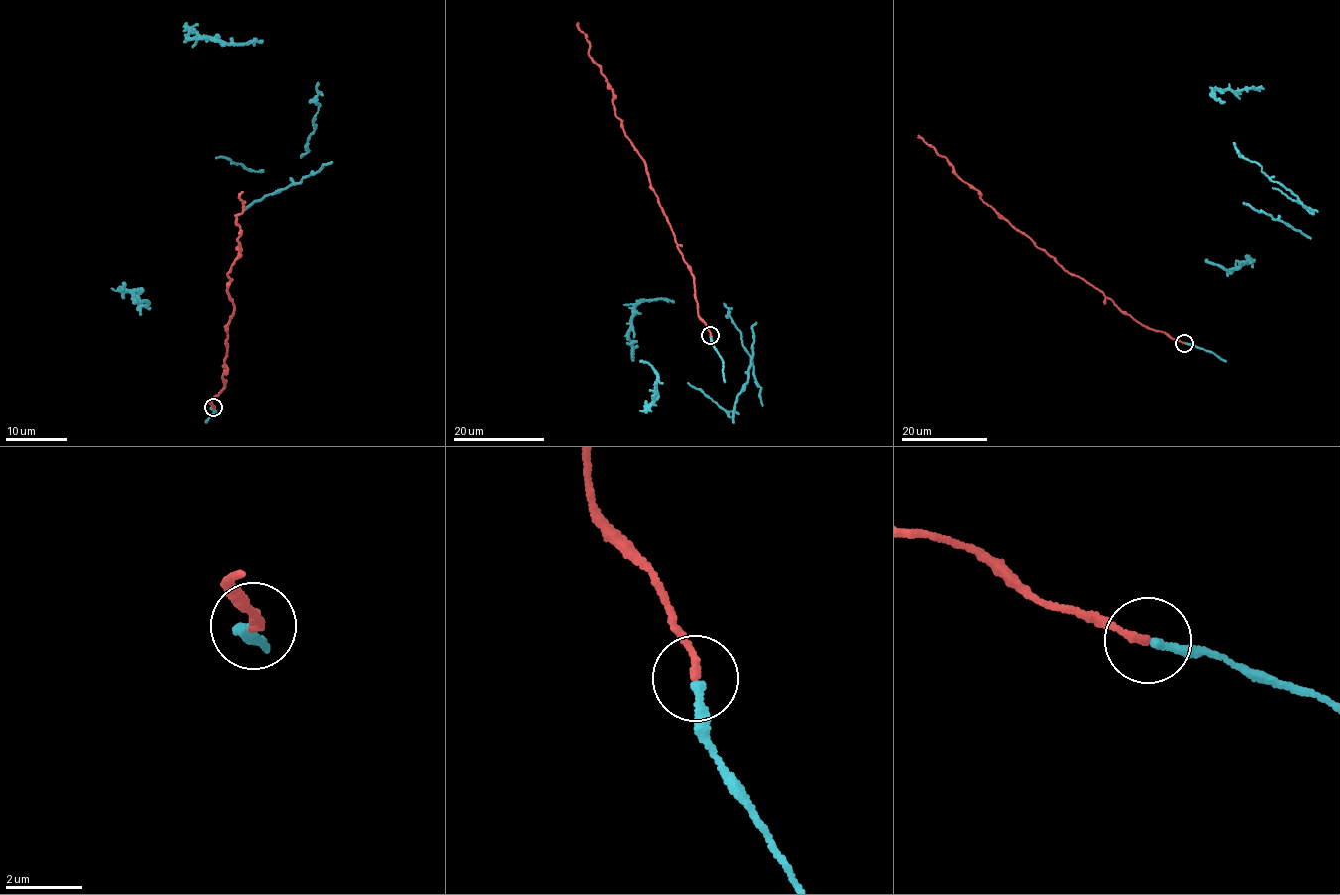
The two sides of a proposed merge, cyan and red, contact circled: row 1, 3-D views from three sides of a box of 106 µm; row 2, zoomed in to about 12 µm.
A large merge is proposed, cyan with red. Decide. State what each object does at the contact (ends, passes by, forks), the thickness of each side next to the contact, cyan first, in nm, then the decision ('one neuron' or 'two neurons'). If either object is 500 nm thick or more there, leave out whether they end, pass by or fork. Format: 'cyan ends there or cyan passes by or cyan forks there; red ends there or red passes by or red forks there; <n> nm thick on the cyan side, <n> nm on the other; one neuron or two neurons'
cyan ends there; red ends there; 240 nm thick on the cyan side, 200 nm on the other; one neuron

